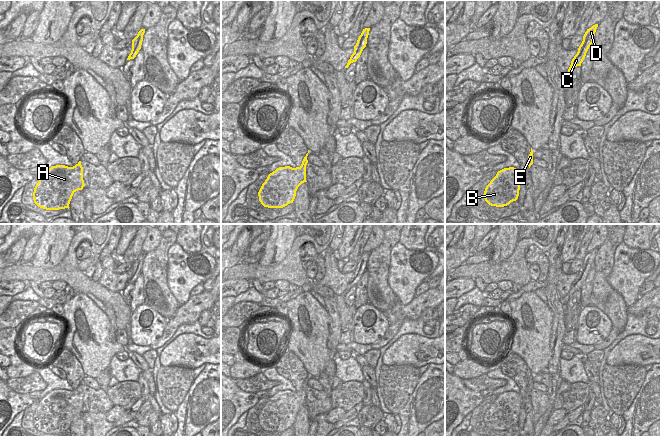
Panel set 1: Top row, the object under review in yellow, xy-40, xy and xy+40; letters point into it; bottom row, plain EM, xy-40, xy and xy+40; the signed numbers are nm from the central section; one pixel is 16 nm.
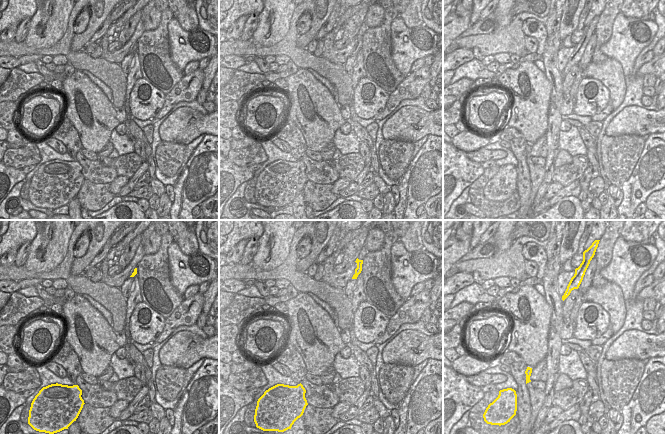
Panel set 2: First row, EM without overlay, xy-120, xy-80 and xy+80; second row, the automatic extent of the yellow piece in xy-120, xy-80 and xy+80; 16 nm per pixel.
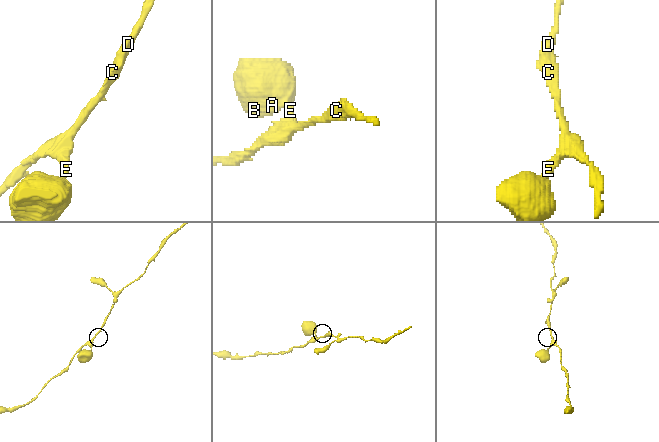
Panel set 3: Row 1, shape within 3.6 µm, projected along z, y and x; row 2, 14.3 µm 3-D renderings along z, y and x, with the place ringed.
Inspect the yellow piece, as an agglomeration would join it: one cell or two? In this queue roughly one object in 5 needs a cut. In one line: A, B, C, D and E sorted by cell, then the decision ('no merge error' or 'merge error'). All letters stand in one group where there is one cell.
A B C D E; no merge error

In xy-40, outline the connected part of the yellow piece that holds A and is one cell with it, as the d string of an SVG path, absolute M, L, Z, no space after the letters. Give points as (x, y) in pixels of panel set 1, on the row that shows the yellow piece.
M81 161L75 166L56 165L43 173L33 192L34 203L46 210L69 209L73 194L84 187Z

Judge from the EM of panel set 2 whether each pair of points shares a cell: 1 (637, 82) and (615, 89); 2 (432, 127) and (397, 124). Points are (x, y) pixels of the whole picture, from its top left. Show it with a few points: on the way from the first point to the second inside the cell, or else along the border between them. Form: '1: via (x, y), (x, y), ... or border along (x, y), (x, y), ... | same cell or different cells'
1: border along (625, 76), (625, 96), (617, 108) | different cells
2: via (423, 123), (406, 124) | same cell

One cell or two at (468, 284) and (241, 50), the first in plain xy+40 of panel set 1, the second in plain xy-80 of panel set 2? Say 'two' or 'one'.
two

